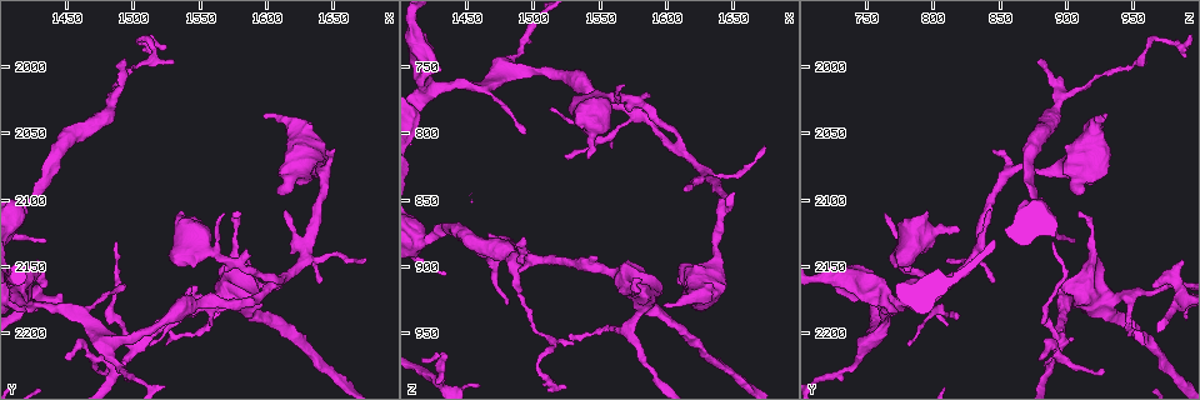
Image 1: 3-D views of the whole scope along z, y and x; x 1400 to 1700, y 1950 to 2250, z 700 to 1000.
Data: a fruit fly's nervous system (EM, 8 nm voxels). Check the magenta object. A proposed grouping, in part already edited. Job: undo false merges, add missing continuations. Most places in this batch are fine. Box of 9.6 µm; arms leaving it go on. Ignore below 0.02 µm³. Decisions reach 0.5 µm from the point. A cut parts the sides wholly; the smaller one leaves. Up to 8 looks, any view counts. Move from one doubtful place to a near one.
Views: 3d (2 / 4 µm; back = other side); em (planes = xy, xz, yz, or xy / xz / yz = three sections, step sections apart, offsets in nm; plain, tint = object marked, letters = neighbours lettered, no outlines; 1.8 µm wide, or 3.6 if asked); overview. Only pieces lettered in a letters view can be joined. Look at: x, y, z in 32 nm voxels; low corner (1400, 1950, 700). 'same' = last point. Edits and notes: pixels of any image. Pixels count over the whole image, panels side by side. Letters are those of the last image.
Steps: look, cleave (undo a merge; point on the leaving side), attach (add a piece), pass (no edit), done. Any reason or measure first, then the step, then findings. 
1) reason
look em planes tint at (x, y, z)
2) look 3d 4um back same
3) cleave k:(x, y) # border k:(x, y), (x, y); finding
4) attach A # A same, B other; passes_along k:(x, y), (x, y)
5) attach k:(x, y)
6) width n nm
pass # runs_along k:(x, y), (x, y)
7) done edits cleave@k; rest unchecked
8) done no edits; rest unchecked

abrupt turn
look em planes letters at (1518, 1992, 958)

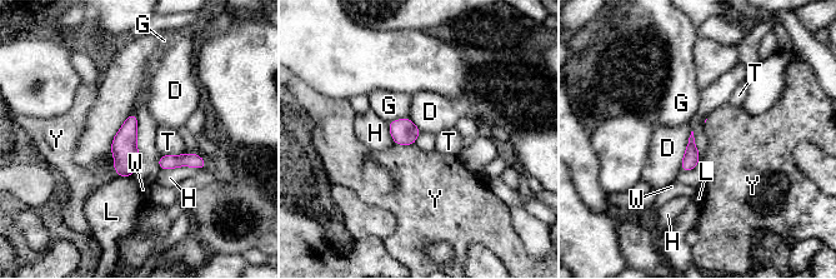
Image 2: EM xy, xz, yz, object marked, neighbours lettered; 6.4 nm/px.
pass # D other, G other, H other, L other, T other, W other, Y other; border 2:(110, 149), (118, 177); one cell here

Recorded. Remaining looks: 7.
sudden change in width
look em 3.6um xy step 4 letters at (1558, 2178, 906)

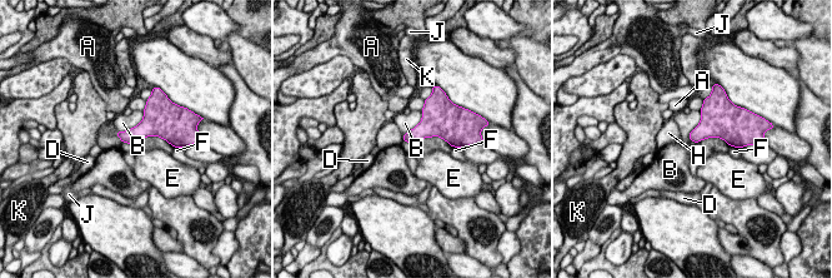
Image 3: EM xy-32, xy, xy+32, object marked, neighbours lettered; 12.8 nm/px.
another direction
look em 3.6um planes letters same

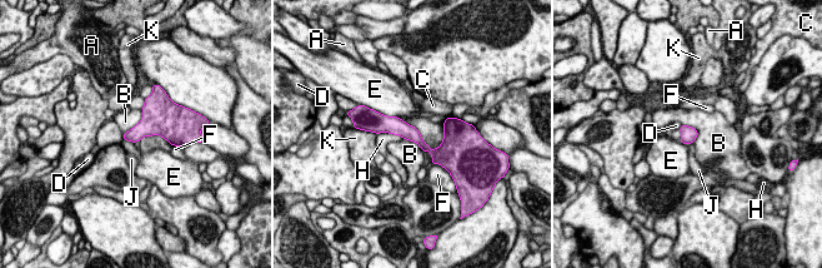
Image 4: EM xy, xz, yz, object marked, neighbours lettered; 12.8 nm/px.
pass # A other, B other, C other, D other, E other, F other, H other, J other, K other; one cell here

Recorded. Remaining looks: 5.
side arm on a straight run
look 3d 4um at (1502, 2204, 896)

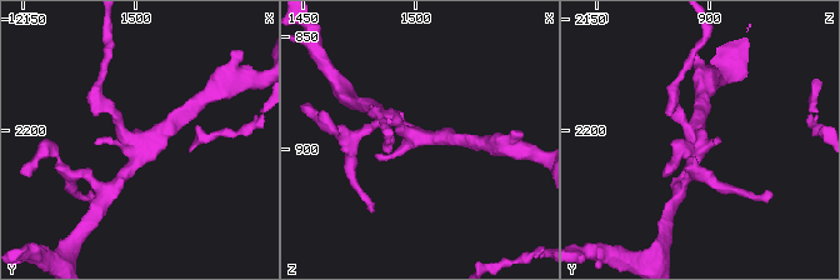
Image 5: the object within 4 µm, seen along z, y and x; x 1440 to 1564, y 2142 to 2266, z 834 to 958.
need the tissue
look em xz step 16 tint at (1501, 2204, 895)

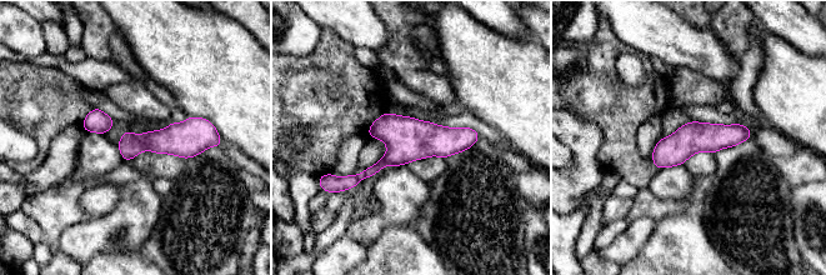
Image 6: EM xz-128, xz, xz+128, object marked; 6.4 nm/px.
what lies round it
look em xz step 16 letters same

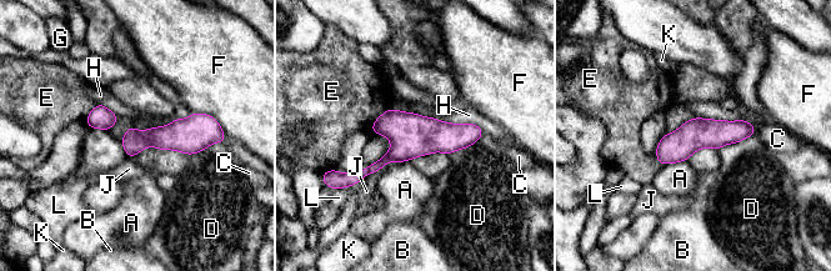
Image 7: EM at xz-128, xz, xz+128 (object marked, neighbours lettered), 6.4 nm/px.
width 150 nm
pass # A other, B other, C other, D other, E other, F other, G other, H other, J other, K other, L other; border 7:(432, 118), (474, 123), (484, 133); all the same cell

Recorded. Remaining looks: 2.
done no edits; rest unchecked

